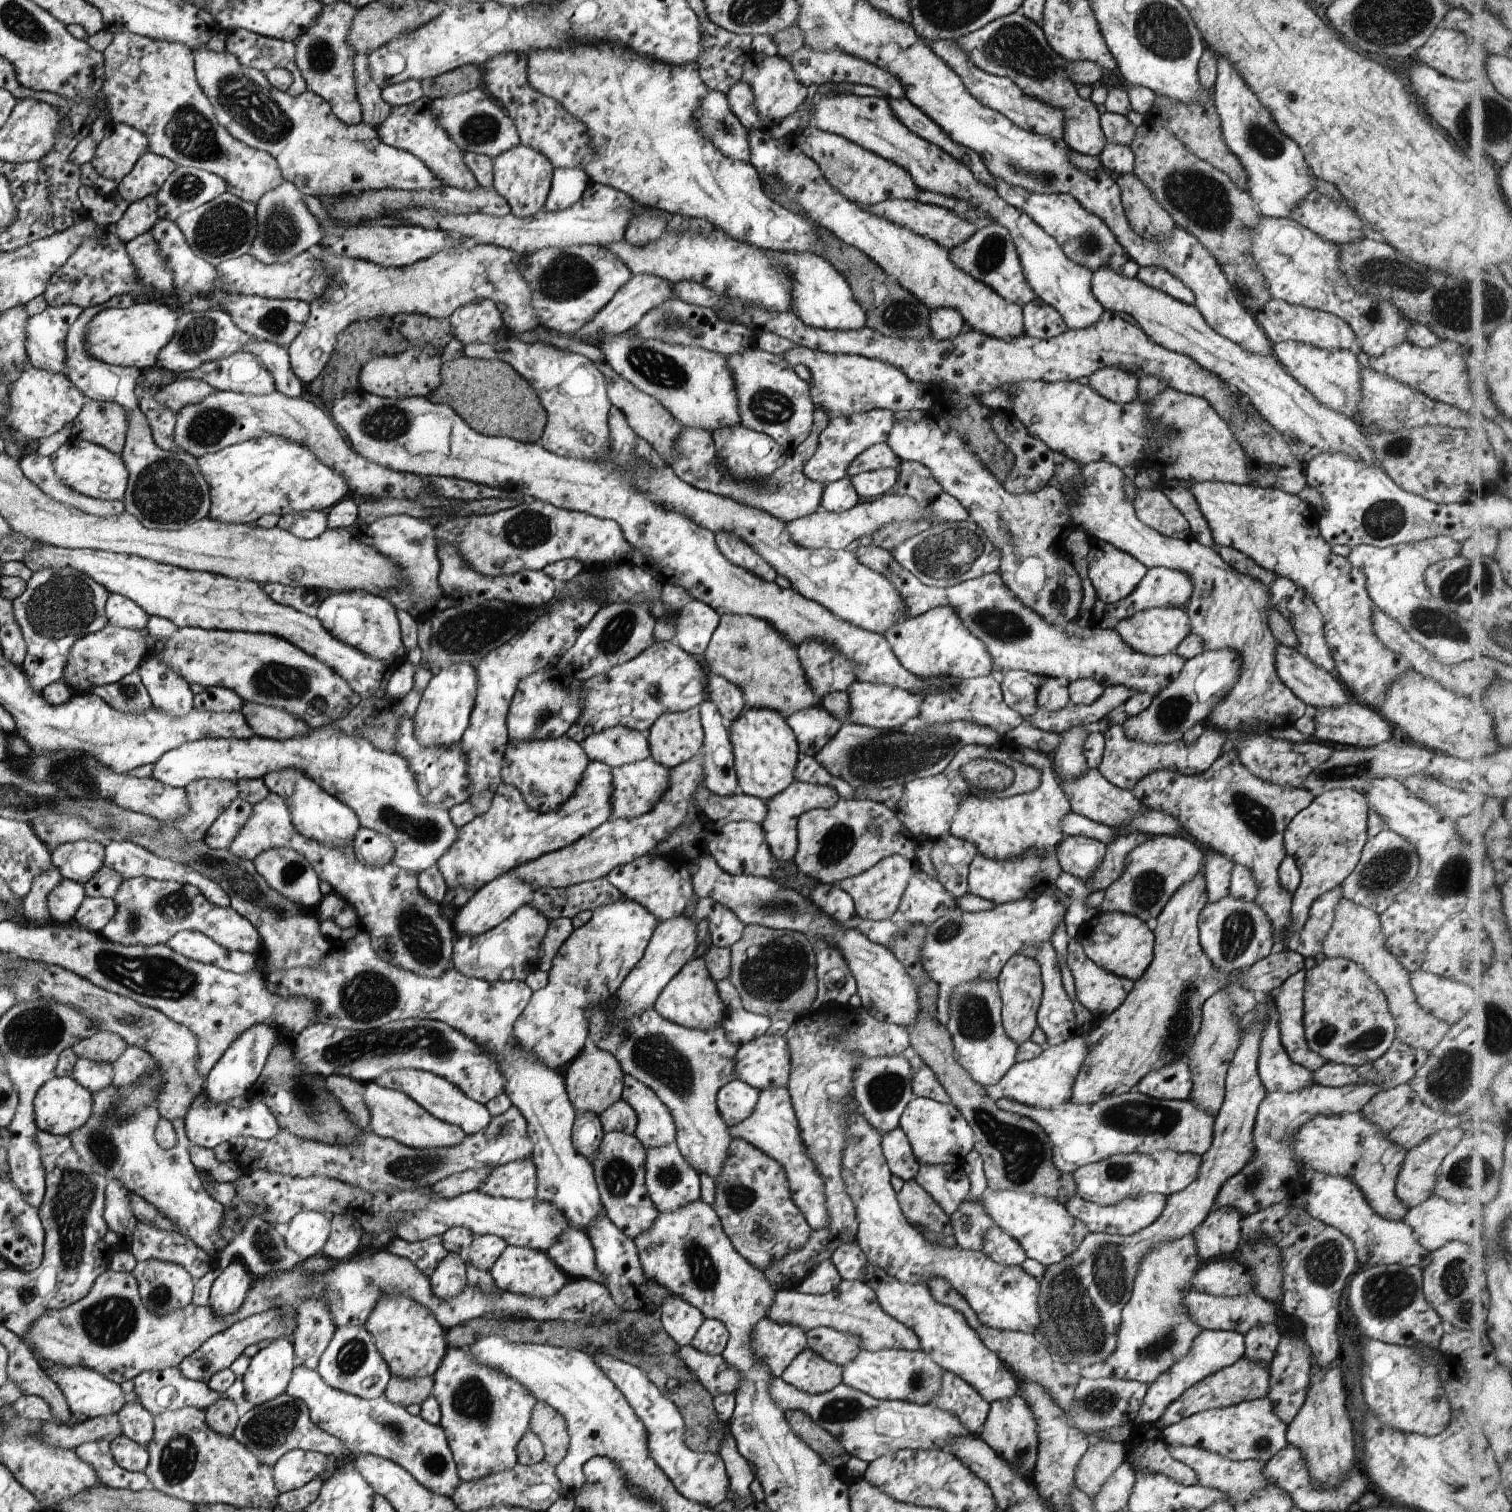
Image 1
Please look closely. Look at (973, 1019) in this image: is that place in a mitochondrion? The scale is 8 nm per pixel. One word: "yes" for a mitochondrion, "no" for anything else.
yes

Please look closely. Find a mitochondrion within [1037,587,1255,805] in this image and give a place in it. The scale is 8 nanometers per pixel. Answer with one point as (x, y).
(1170, 714)

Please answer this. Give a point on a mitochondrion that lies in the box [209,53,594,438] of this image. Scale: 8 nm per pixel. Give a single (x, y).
(241, 96)

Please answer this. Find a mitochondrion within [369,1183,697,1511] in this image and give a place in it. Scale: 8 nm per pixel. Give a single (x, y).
(469, 1399)

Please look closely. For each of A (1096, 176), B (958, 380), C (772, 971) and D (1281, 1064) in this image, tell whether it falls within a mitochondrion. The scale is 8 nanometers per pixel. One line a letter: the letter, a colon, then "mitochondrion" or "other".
A: other
B: other
C: mitochondrion
D: other

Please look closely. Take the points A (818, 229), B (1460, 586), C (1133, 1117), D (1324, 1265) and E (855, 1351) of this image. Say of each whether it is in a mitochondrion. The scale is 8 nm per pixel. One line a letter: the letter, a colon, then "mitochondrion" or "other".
A: other
B: mitochondrion
C: mitochondrion
D: mitochondrion
E: other

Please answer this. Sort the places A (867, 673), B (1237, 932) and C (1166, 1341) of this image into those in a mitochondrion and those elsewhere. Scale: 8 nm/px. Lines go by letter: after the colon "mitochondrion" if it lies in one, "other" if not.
A: other
B: mitochondrion
C: mitochondrion

